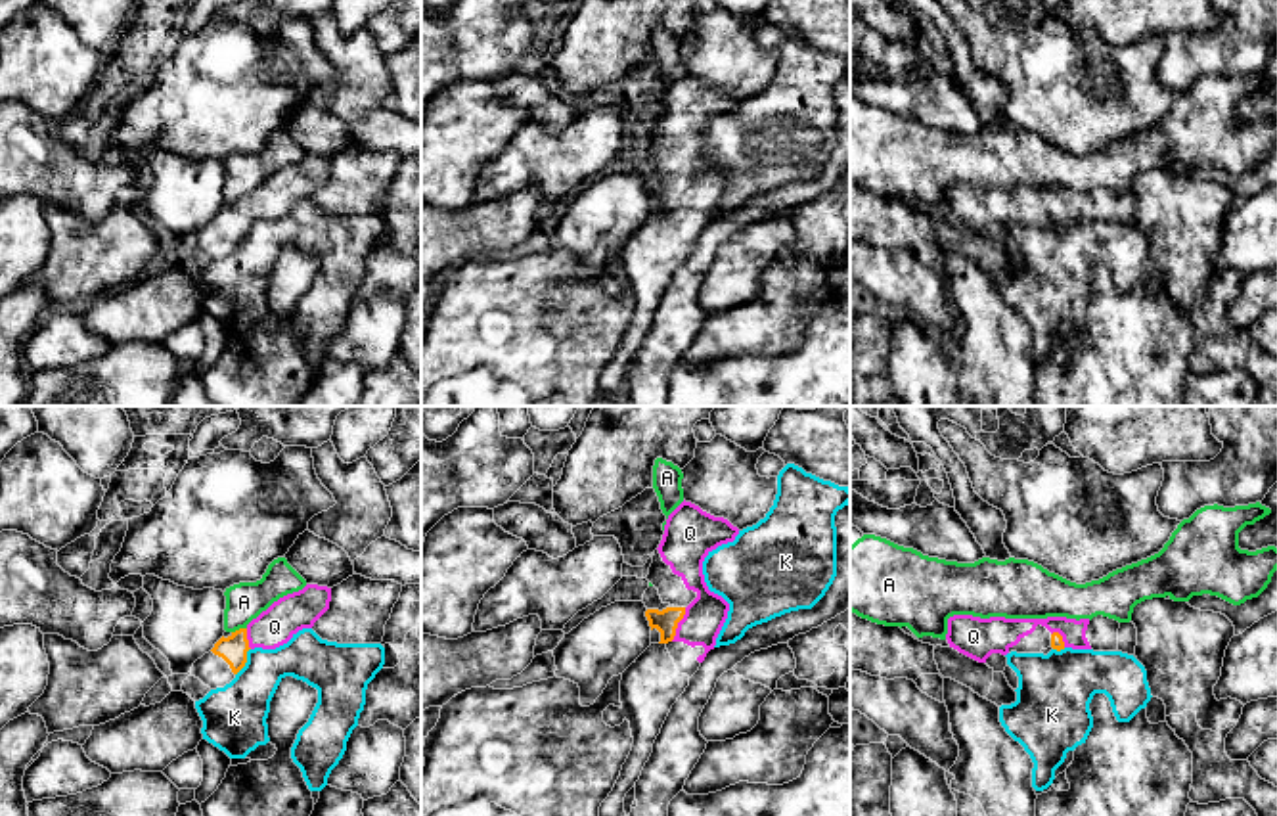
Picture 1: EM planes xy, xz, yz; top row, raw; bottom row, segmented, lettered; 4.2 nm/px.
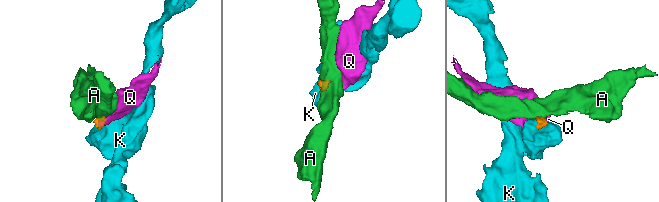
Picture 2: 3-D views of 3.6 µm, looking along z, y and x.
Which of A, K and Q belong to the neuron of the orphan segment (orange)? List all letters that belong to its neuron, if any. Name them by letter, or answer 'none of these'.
Q

